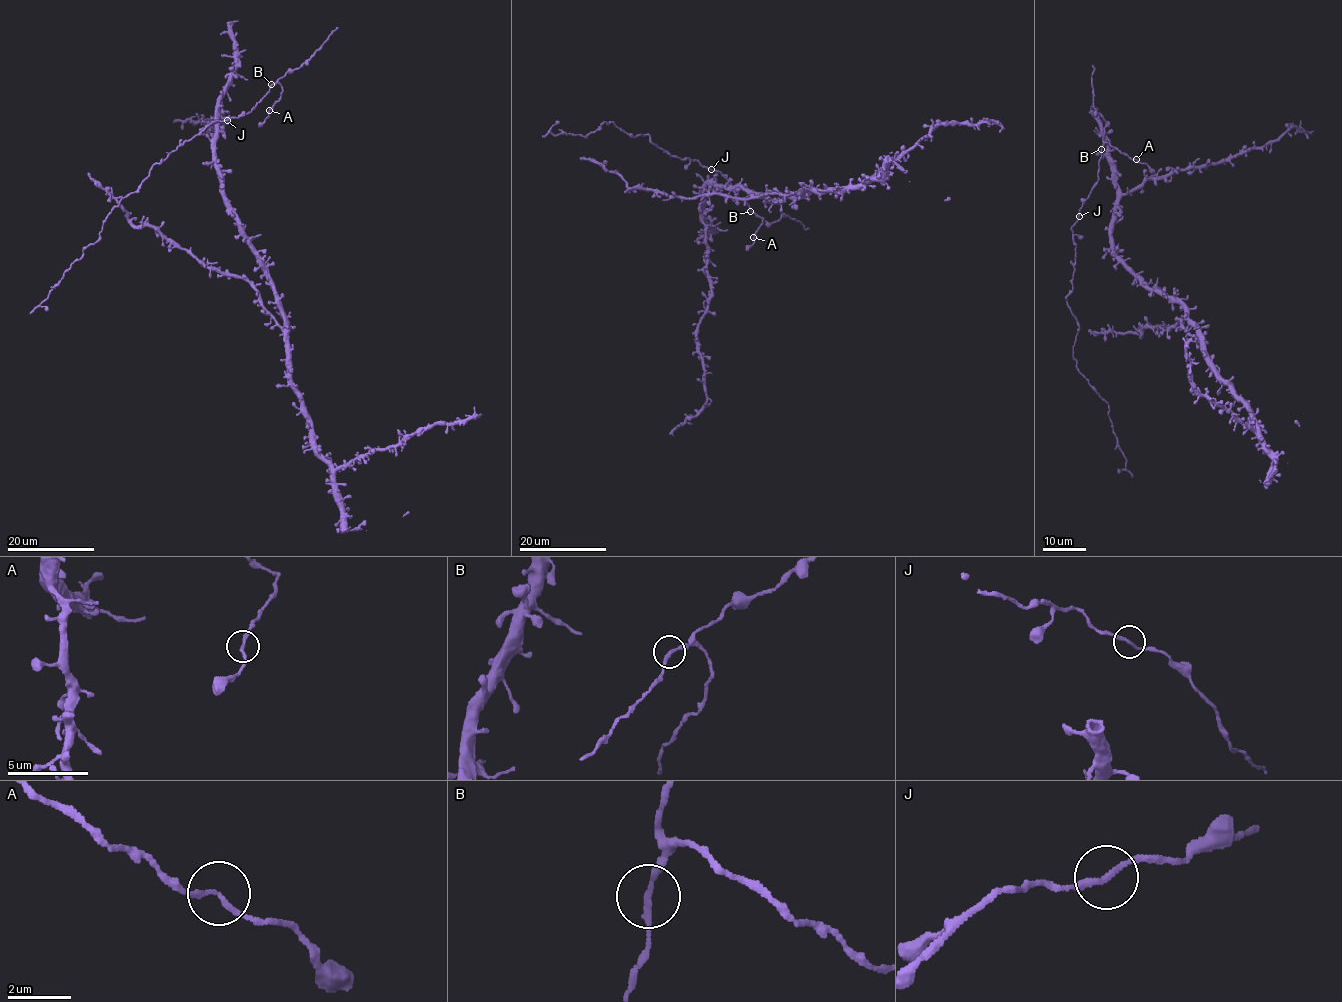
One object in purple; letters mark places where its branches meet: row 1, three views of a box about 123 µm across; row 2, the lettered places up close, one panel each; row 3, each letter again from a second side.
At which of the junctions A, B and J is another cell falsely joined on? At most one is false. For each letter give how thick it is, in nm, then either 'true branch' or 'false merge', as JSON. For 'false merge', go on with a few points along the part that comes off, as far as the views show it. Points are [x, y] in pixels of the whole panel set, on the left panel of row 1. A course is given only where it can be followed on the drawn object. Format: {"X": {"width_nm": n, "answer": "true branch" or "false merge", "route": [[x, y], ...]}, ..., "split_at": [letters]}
{"A": {"width_nm": 160, "answer": "true branch"}, "B": {"width_nm": 180, "answer": "true branch"}, "J": {"width_nm": 160, "answer": "true branch"}, "split_at": []}

